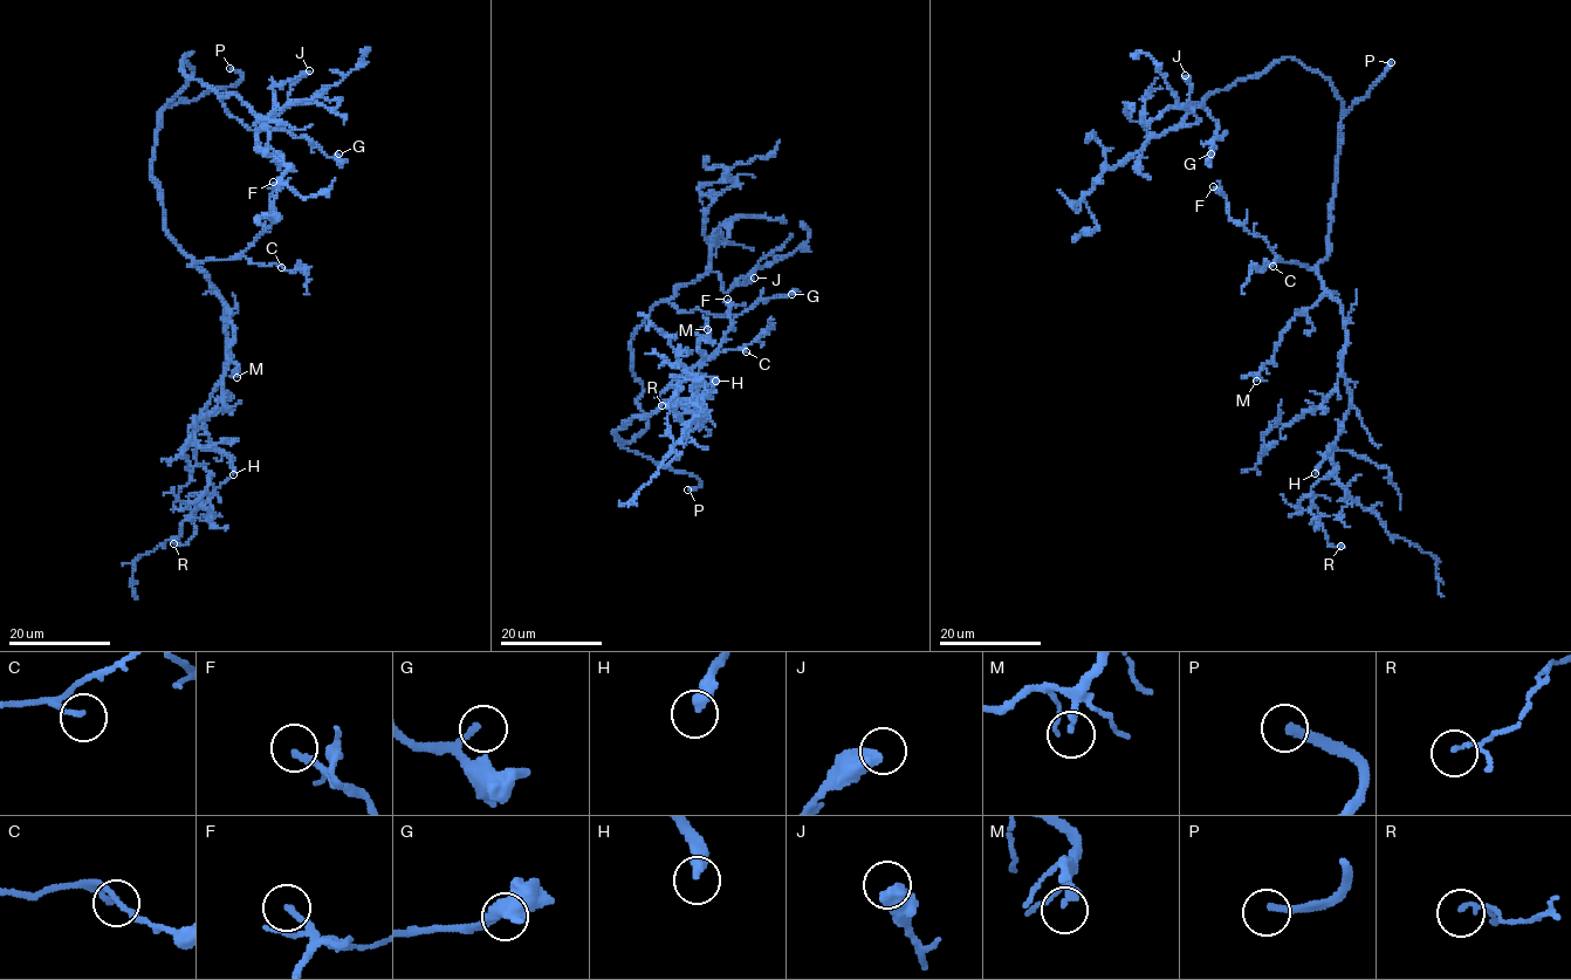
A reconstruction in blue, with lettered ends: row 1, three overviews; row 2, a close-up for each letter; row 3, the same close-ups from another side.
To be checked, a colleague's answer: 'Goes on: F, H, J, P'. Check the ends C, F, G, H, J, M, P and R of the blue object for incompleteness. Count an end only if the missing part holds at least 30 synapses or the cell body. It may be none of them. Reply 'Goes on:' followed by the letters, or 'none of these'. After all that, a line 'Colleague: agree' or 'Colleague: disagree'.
Goes on: F, H, M, P
Colleague: disagree

